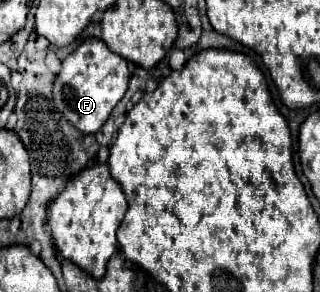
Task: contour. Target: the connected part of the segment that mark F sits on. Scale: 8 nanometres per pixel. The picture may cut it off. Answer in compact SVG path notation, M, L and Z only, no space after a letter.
M86 39L62 61L62 71L54 81L54 103L58 111L82 133L96 133L110 117L112 109L124 97L130 81L126 59L112 53L102 39Z

